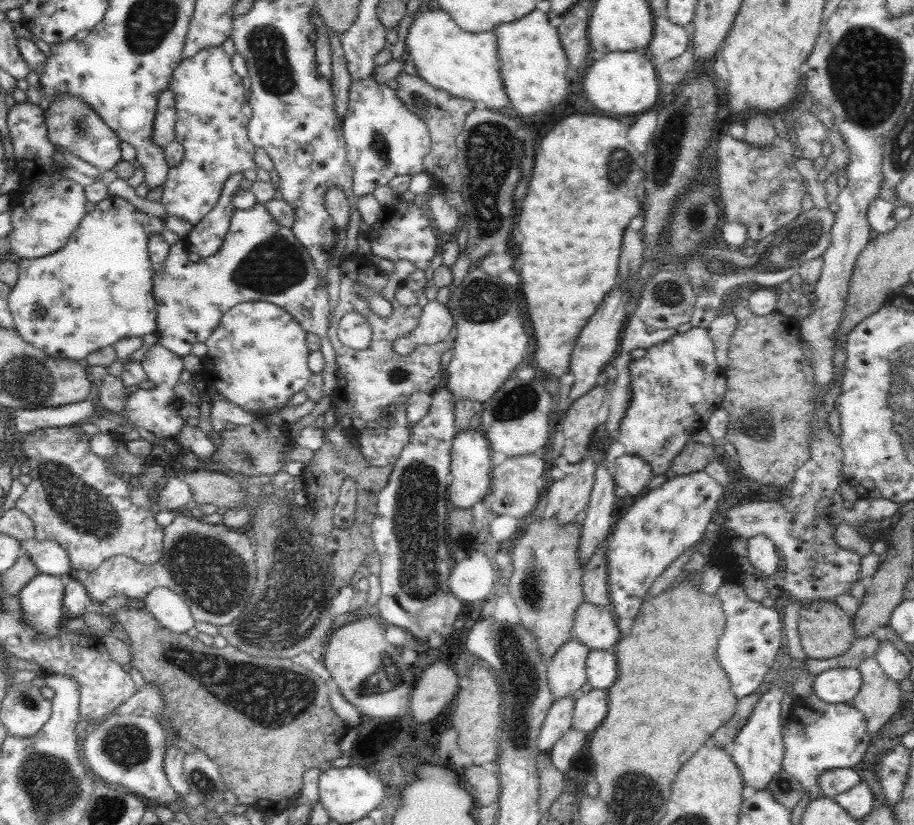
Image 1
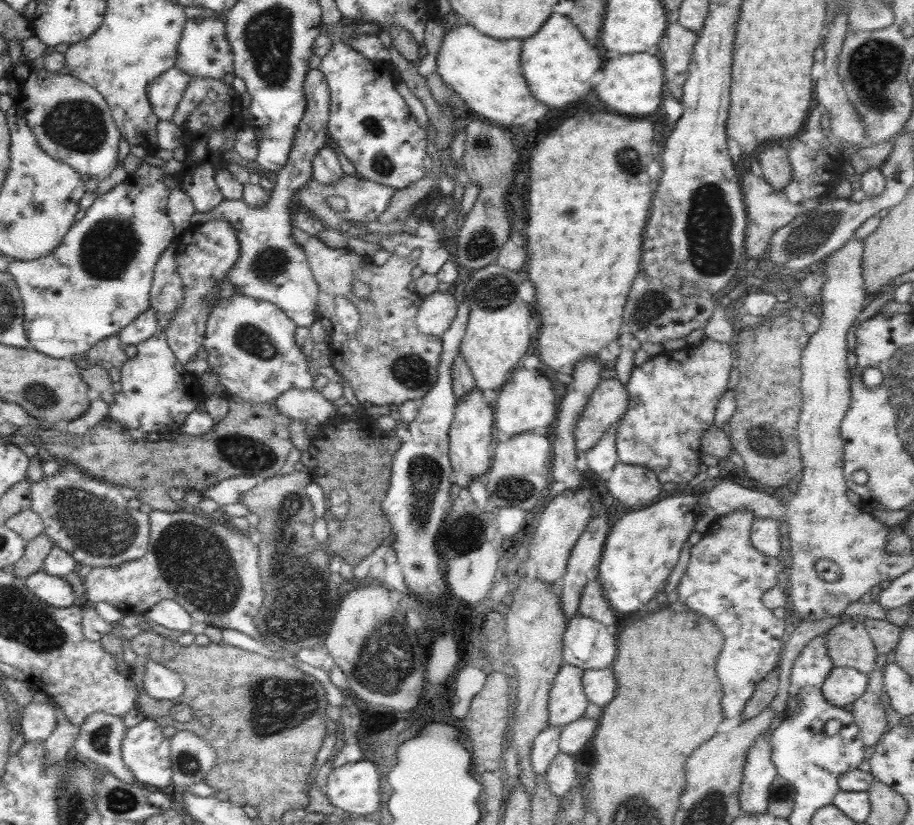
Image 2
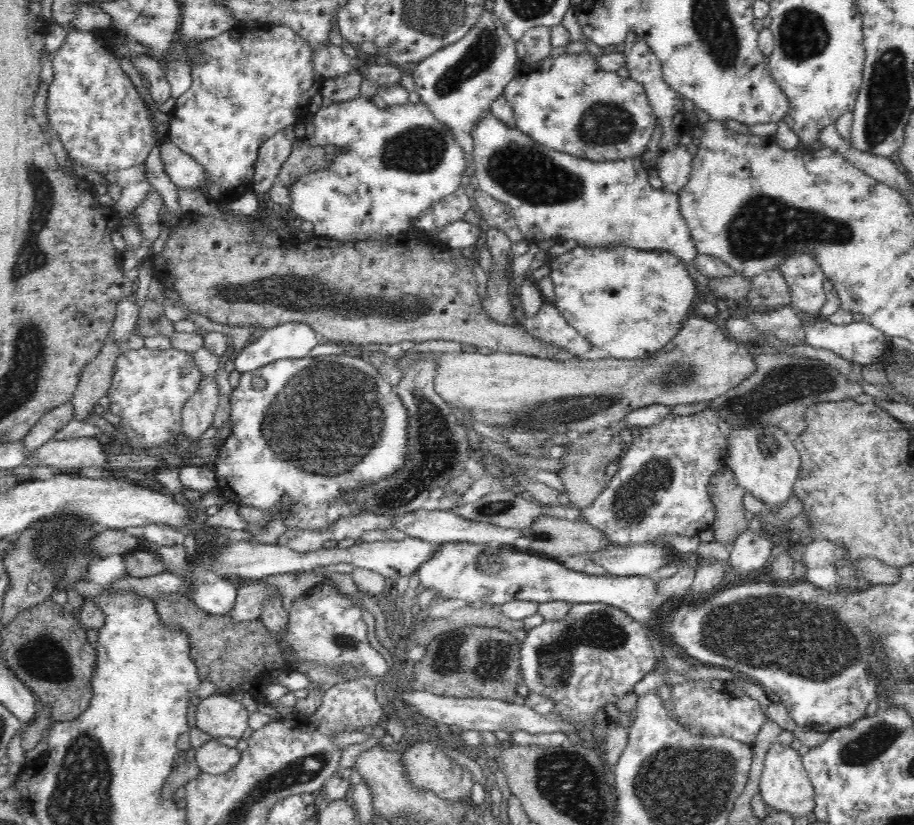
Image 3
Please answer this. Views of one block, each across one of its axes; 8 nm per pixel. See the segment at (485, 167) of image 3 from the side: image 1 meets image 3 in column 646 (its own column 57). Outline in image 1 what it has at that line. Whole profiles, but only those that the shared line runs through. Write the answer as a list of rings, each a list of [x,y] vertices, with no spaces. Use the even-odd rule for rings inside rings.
[[[26,100],[25,102],[15,103],[7,112],[7,127],[10,133],[11,143],[14,149],[15,169],[21,177],[20,189],[12,195],[12,231],[6,237],[9,240],[11,248],[10,254],[14,259],[33,259],[41,256],[48,256],[57,250],[60,250],[70,238],[84,216],[87,215],[85,198],[85,188],[82,185],[70,179],[64,179],[60,176],[62,169],[53,165],[52,155],[55,151],[54,145],[47,137],[47,124],[45,114],[38,105]]]

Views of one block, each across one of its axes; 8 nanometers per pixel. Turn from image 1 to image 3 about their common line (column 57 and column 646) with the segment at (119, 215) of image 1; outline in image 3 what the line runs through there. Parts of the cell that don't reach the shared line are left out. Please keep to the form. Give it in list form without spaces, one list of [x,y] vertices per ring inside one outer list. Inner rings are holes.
[[[577,246],[556,258],[550,260],[550,273],[555,290],[555,303],[562,316],[572,325],[584,338],[590,341],[590,344],[596,348],[603,348],[610,357],[615,359],[645,359],[658,352],[668,344],[673,336],[676,336],[682,325],[686,322],[688,310],[694,301],[697,301],[700,295],[700,287],[686,269],[685,262],[674,256],[671,252],[664,252],[662,250],[638,250],[630,248],[629,246],[614,246],[614,248],[582,248]]]

